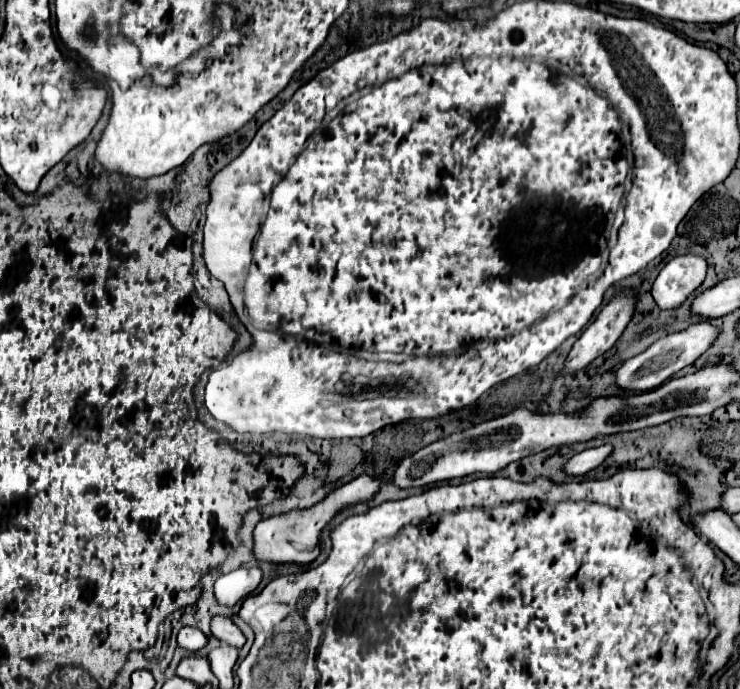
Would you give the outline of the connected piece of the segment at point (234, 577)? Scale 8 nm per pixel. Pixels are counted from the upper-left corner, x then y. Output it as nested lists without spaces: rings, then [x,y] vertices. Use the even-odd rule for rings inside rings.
[[[257,565],[255,567],[239,567],[235,571],[221,575],[215,581],[215,589],[213,589],[217,605],[233,607],[233,605],[241,603],[247,595],[251,595],[255,591],[261,577],[263,577],[263,573]]]

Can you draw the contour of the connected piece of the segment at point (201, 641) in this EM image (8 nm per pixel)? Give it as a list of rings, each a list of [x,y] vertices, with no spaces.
[[[185,627],[185,629],[181,629],[181,631],[179,631],[179,637],[177,637],[177,647],[187,649],[189,653],[199,651],[201,647],[205,647],[205,643],[207,643],[207,637],[205,637],[199,629]]]

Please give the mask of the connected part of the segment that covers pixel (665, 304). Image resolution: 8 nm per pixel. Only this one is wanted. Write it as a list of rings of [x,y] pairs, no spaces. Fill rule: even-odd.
[[[675,257],[657,275],[651,295],[661,309],[675,309],[703,283],[705,273],[707,261],[703,257]]]

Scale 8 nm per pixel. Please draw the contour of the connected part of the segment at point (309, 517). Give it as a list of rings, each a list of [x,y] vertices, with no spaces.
[[[359,475],[357,479],[341,485],[331,495],[327,495],[325,501],[317,503],[311,509],[303,511],[291,511],[285,515],[275,515],[269,519],[263,519],[257,523],[253,531],[253,549],[251,555],[257,563],[271,563],[271,565],[307,565],[319,555],[319,533],[321,529],[333,519],[333,515],[351,503],[367,501],[371,499],[381,487],[381,481],[369,475]]]

